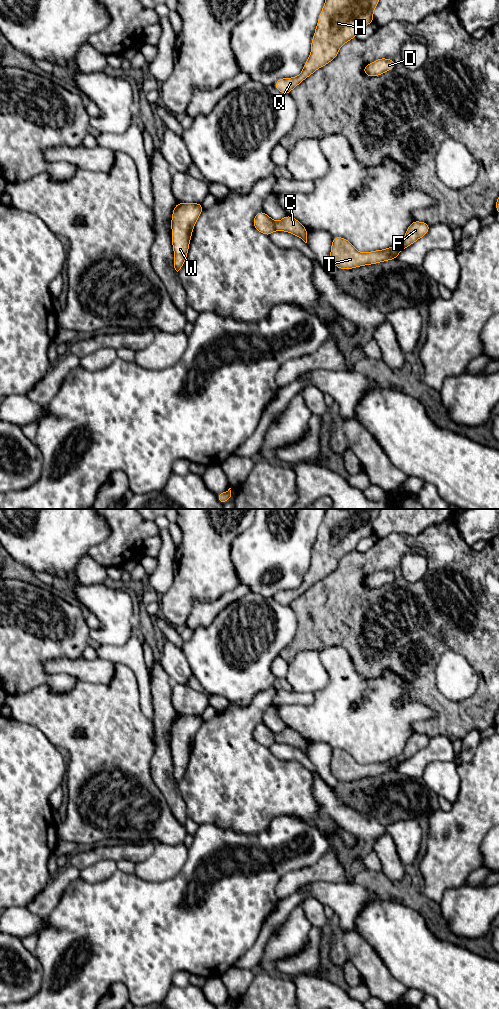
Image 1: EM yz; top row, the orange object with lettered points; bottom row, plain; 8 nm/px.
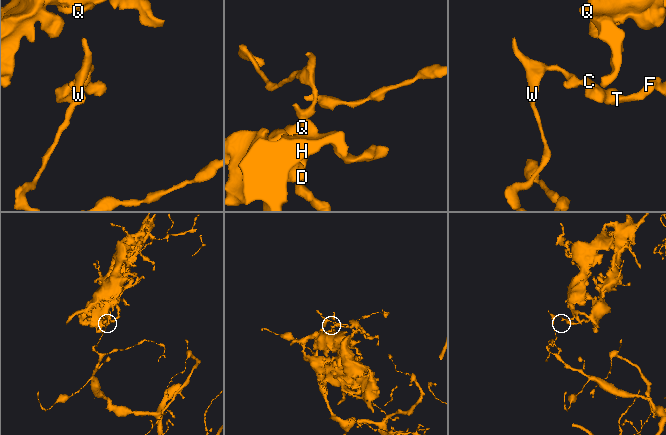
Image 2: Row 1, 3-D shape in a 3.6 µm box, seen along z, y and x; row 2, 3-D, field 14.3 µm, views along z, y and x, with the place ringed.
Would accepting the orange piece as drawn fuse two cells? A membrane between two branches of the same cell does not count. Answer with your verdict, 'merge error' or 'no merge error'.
merge error

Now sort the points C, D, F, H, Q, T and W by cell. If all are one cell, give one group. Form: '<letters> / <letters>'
C D F H Q T / W

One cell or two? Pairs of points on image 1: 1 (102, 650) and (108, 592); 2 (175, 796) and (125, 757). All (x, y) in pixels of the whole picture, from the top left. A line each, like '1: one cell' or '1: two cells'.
1: two cells
2: two cells

